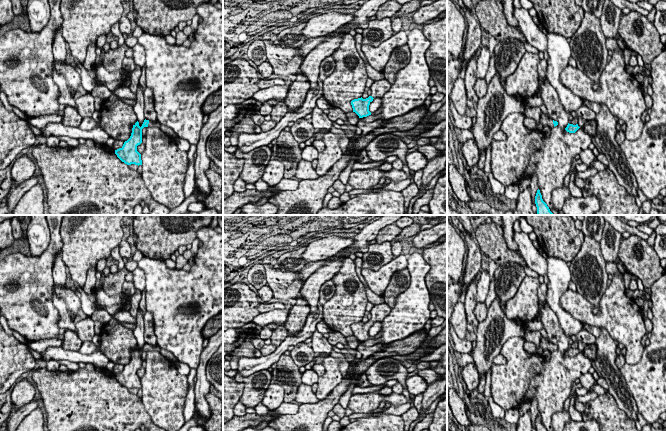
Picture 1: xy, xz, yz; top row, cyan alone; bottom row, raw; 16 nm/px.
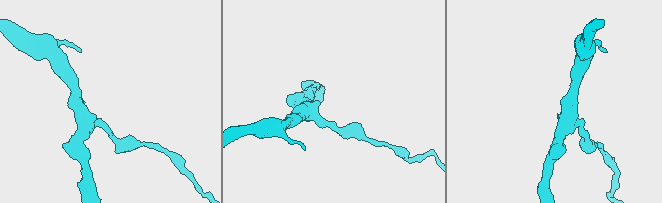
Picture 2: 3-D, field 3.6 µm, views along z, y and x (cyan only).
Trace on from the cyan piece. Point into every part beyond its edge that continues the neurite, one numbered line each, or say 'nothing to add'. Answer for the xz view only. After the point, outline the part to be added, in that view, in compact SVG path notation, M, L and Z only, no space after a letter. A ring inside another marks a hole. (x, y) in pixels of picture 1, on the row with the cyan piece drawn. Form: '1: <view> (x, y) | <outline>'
1: xz (379, 88) | M386 80L375 81L370 87L373 98L382 98L391 88L391 84Z

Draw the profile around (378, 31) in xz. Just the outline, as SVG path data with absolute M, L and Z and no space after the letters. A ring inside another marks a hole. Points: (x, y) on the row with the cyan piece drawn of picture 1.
M390 17L369 21L368 27L363 29L361 45L378 47L382 42L388 40L394 34L391 22L392 18Z

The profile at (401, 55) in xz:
M402 45L396 47L387 62L385 69L383 71L385 79L392 85L396 79L396 73L406 67L410 62L411 52L408 45Z

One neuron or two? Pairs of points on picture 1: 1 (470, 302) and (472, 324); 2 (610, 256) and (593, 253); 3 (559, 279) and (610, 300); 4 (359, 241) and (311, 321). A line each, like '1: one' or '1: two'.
1: one
2: two
3: two
4: two

